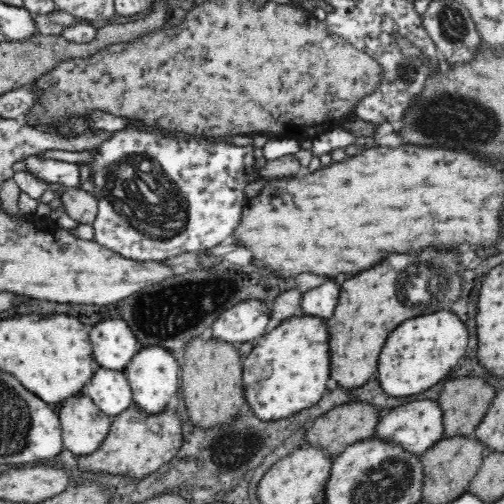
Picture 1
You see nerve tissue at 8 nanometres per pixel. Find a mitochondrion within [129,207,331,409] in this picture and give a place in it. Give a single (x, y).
(207, 279)

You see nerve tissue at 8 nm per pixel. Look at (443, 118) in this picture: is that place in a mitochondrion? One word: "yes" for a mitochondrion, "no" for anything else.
yes

